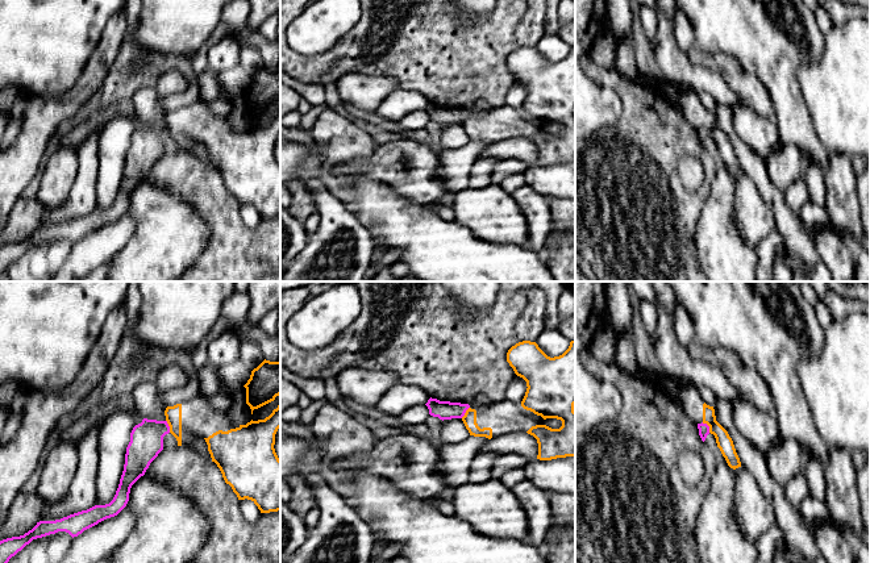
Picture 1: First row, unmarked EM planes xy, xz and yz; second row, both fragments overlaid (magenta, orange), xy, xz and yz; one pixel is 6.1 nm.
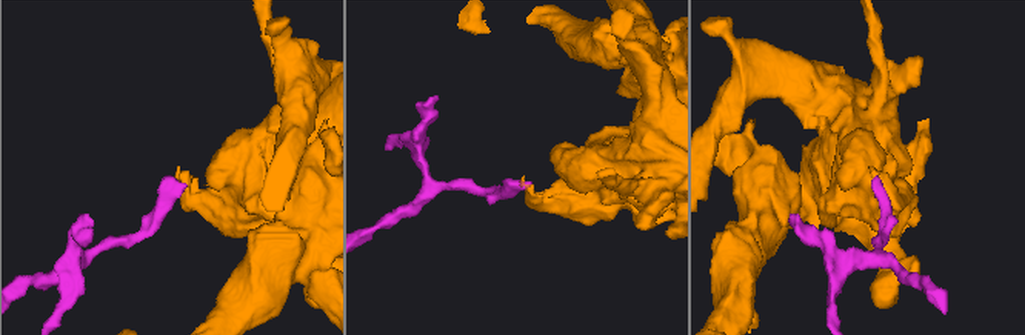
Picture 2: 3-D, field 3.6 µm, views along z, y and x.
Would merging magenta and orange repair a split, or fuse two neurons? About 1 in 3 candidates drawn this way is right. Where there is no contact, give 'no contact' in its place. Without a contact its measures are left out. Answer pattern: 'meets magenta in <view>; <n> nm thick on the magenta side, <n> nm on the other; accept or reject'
meets magenta in yz; 60 nm thick on the magenta side, 100 nm on the other; reject

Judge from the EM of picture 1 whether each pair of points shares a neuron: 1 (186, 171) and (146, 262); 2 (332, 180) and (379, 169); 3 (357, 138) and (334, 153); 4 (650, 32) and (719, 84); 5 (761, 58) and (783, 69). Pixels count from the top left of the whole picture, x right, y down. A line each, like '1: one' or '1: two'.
1: two
2: two
3: one
4: two
5: one

